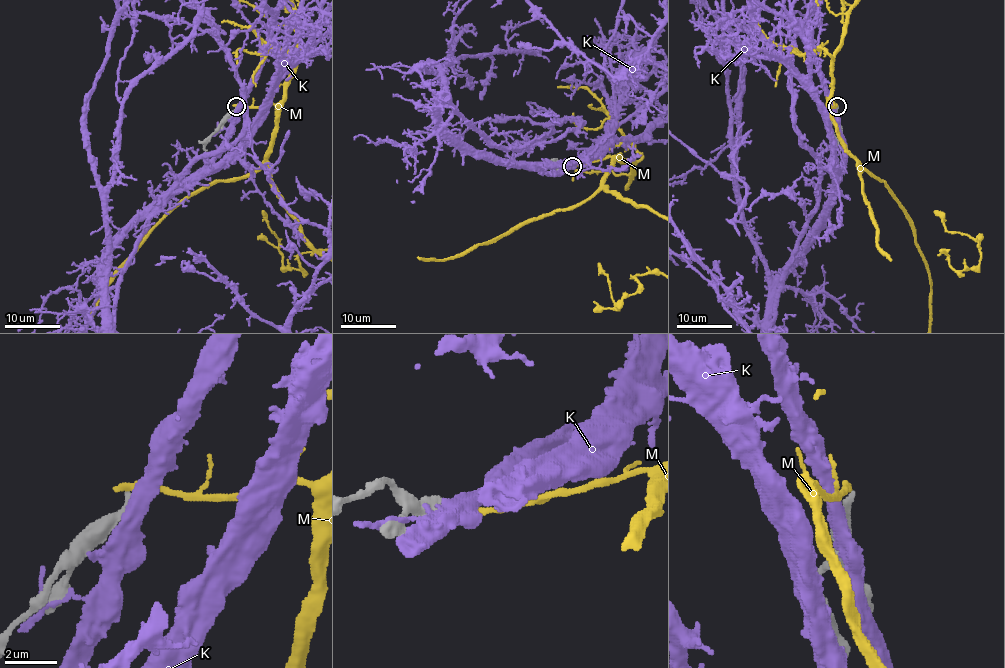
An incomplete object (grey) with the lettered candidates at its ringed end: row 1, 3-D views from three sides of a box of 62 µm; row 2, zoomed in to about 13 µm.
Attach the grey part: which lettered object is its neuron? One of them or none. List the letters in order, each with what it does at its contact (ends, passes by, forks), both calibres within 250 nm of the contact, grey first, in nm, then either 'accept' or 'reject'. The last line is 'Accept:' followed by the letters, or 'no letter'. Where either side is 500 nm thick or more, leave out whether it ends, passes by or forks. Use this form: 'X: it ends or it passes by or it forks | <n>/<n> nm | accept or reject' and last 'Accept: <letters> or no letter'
K: 480/550 nm | reject
M: it ends | 280/280 nm | reject
Accept: no letter

